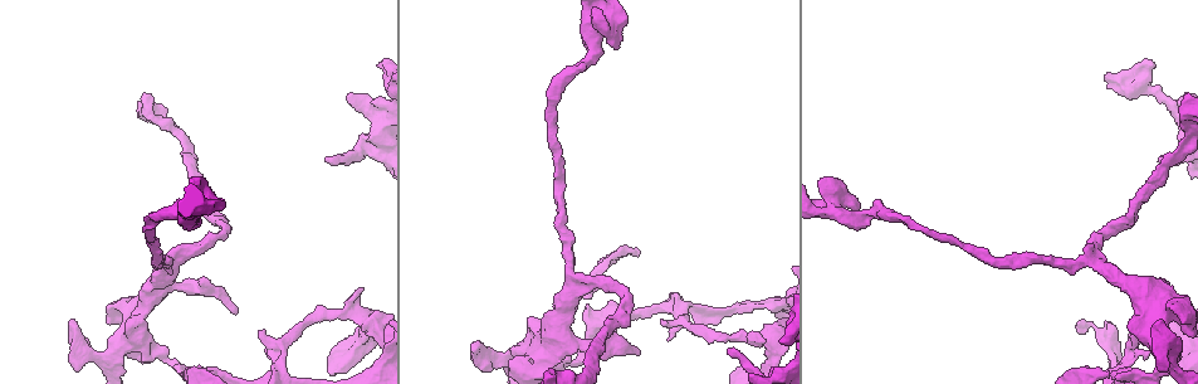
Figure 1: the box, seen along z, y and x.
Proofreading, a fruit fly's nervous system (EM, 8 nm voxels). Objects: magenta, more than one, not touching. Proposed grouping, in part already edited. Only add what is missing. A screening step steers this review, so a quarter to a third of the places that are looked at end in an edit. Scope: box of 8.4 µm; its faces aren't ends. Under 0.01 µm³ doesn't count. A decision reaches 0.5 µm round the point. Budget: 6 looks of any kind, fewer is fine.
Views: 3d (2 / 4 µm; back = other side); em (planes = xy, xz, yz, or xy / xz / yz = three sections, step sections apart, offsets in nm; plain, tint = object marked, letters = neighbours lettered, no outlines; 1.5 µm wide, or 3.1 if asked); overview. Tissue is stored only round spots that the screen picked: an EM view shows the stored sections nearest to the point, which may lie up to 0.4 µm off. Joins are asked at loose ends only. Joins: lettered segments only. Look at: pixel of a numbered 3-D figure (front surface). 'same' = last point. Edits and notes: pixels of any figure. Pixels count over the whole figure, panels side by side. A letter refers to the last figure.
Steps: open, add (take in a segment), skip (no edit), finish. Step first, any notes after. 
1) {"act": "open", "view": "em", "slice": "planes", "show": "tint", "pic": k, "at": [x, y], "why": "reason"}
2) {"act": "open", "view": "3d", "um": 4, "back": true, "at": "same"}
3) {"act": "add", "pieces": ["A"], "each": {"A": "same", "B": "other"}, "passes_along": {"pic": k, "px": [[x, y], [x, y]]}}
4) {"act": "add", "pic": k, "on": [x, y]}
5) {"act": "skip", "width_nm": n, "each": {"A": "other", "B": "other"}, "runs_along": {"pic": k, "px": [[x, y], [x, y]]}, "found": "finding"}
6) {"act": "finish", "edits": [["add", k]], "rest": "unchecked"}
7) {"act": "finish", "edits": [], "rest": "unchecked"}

{"act": "open", "view": "em", "slice": "planes", "show": "plain", "pic": 1, "at": [359, 288]}

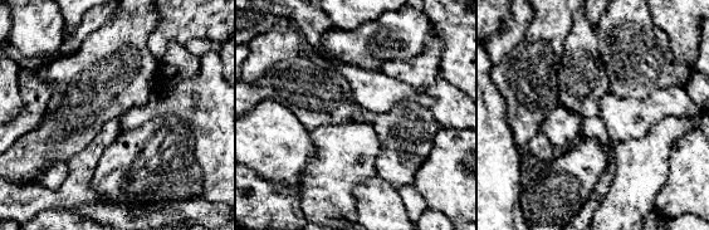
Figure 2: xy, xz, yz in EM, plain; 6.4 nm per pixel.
{"act": "open", "view": "em", "slice": "planes", "show": "letters", "at": "same", "why": "what lies round it"}

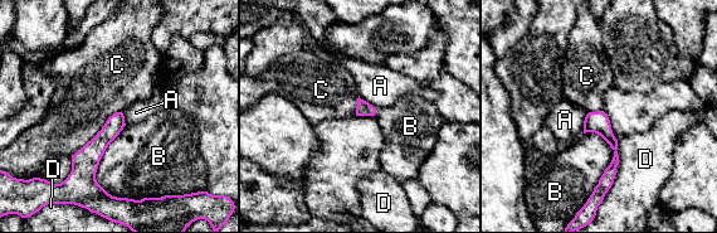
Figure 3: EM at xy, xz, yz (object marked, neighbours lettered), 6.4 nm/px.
{"act": "skip", "each": {"A": "other", "B": "other", "C": "other", "D": "other"}, "runs_along": {"pic": 3, "px": [[600, 113], [615, 161], [599, 188]]}, "found": "none of them fits"}

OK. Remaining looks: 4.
{"act": "open", "view": "em", "slice": "yz", "step": 4, "show": "tint", "pic": 1, "at": [326, 160], "why": "an open end"}

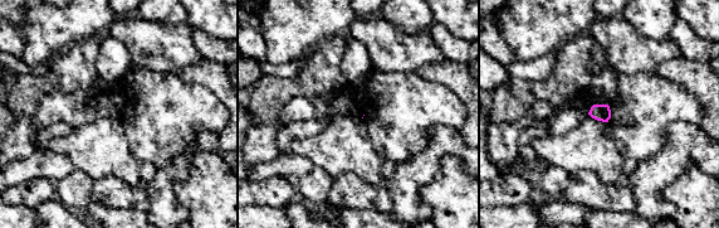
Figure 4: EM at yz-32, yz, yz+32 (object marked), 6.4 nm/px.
{"act": "open", "view": "em", "slice": "xz", "step": 8, "show": "letters", "at": "same"}

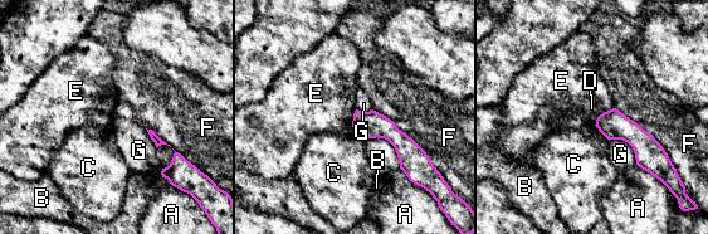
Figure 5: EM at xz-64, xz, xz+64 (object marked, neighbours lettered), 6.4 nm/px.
{"act": "skip", "width_nm": 180, "each": {"A": "other", "B": "other", "C": "other", "D": "other", "E": "other", "F": "other", "G": "other"}, "found": "no lettered segment goes on from it"}

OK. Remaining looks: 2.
{"act": "finish", "edits": [], "rest": "unchecked"}

